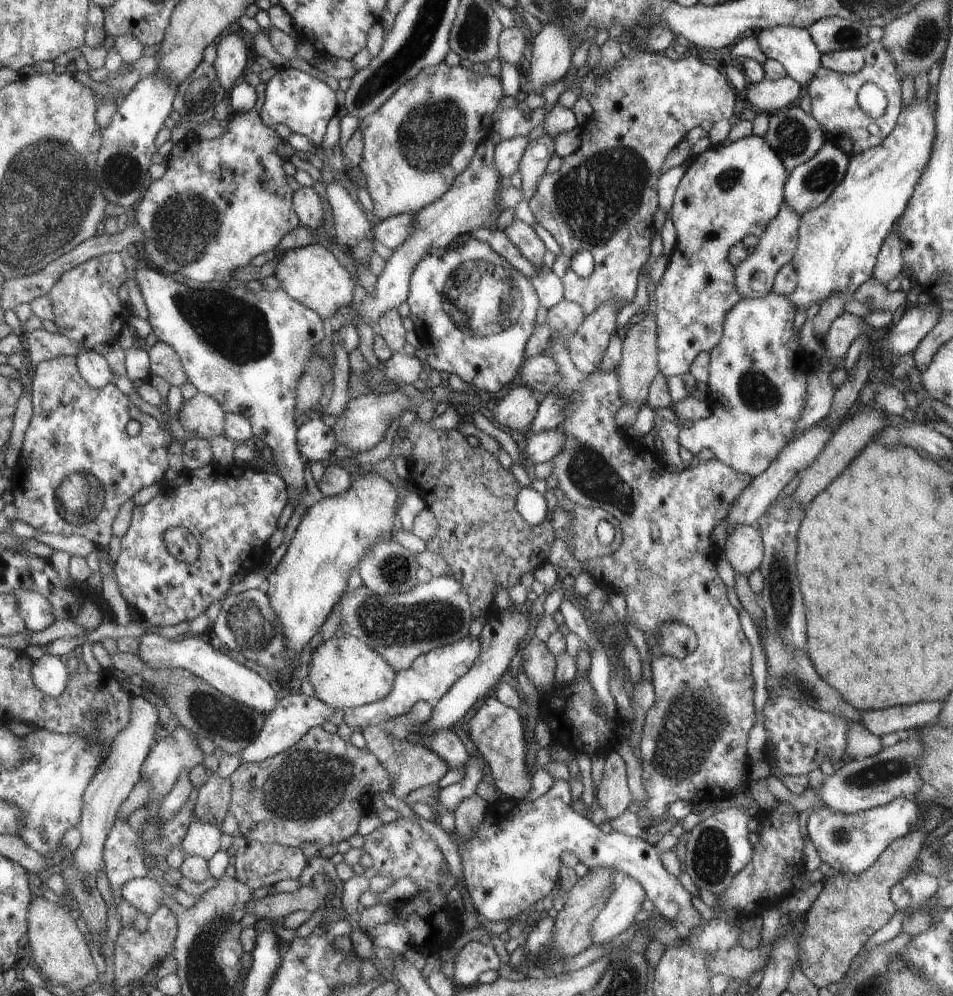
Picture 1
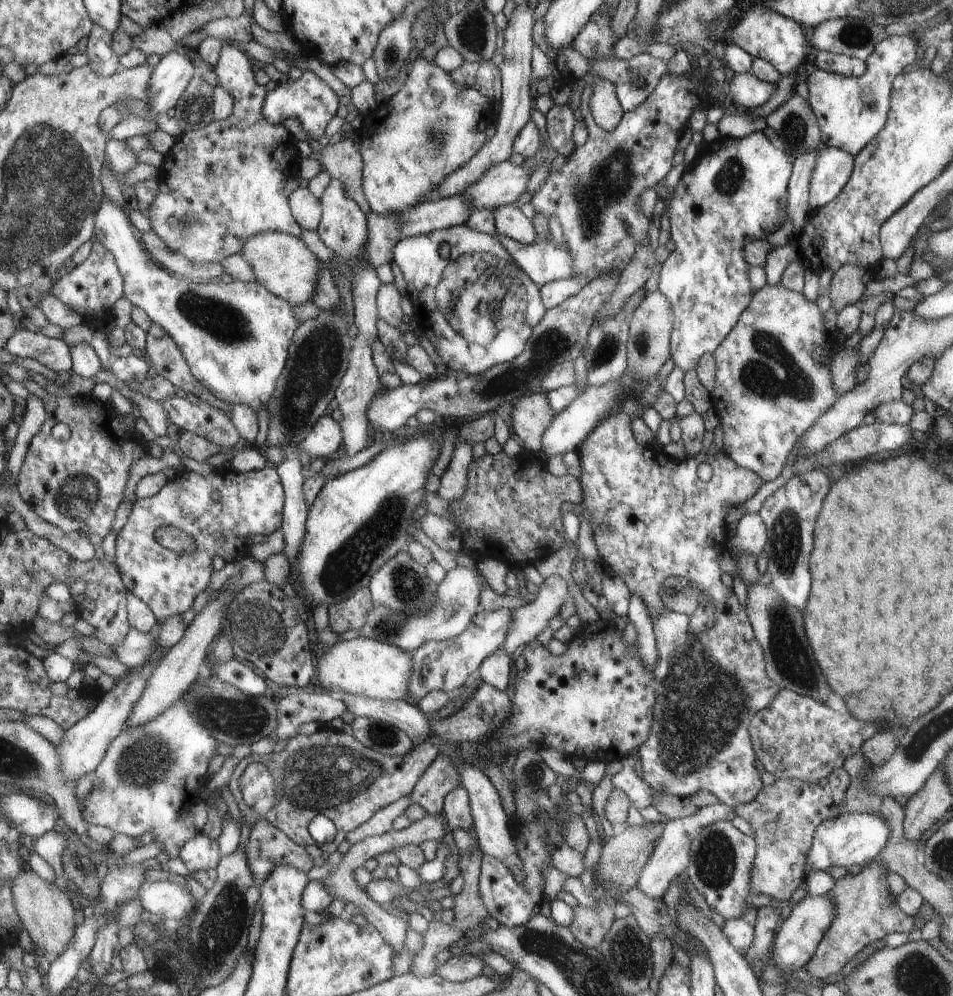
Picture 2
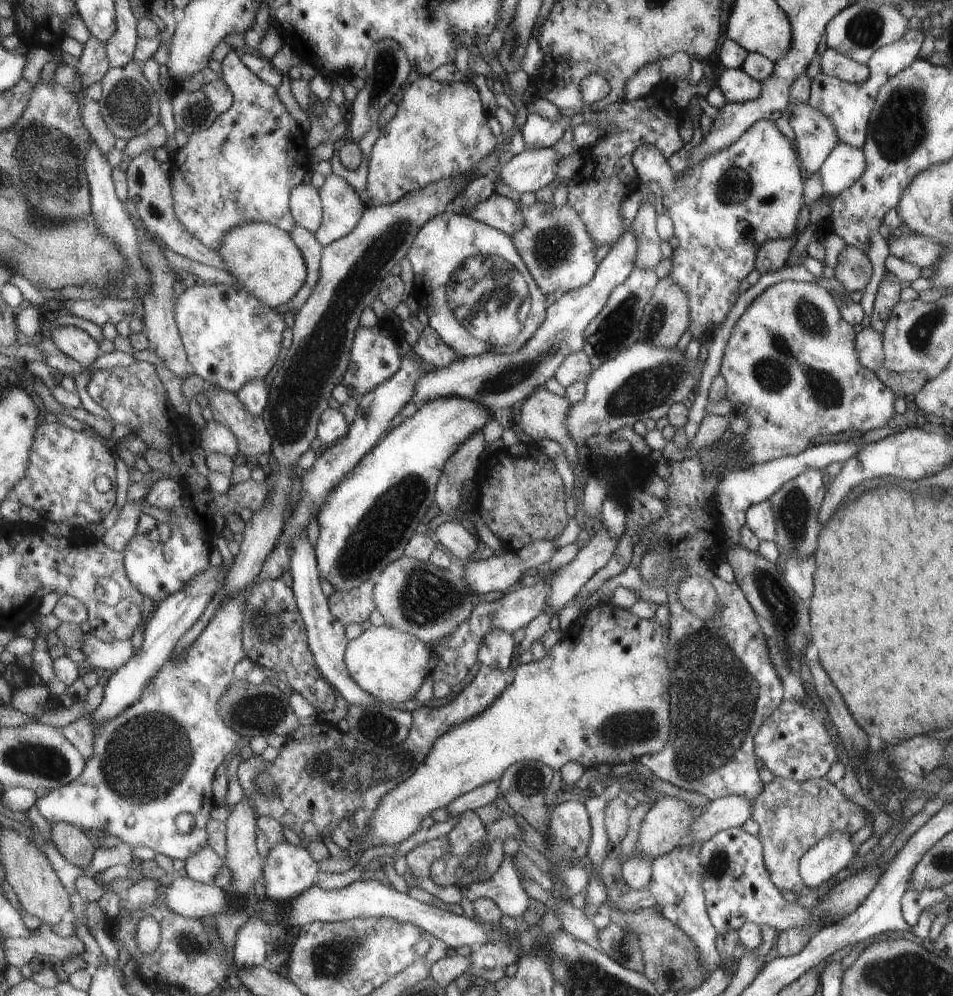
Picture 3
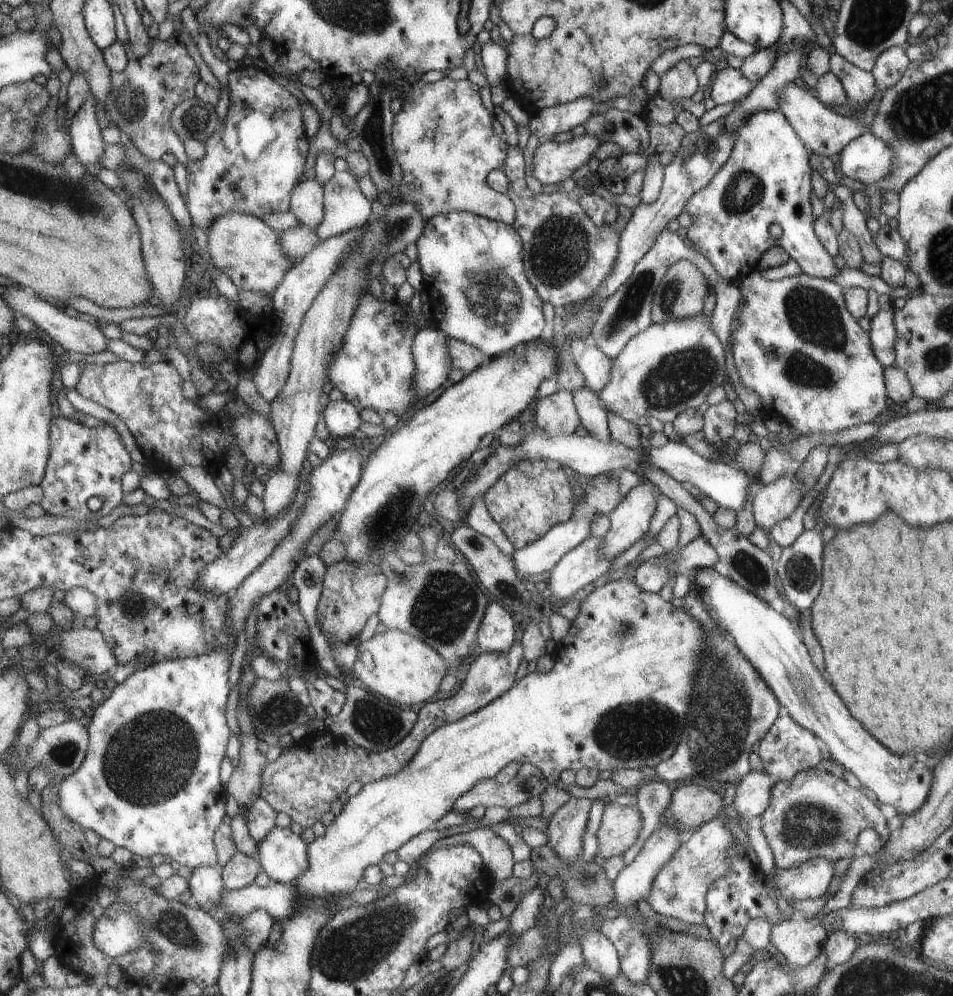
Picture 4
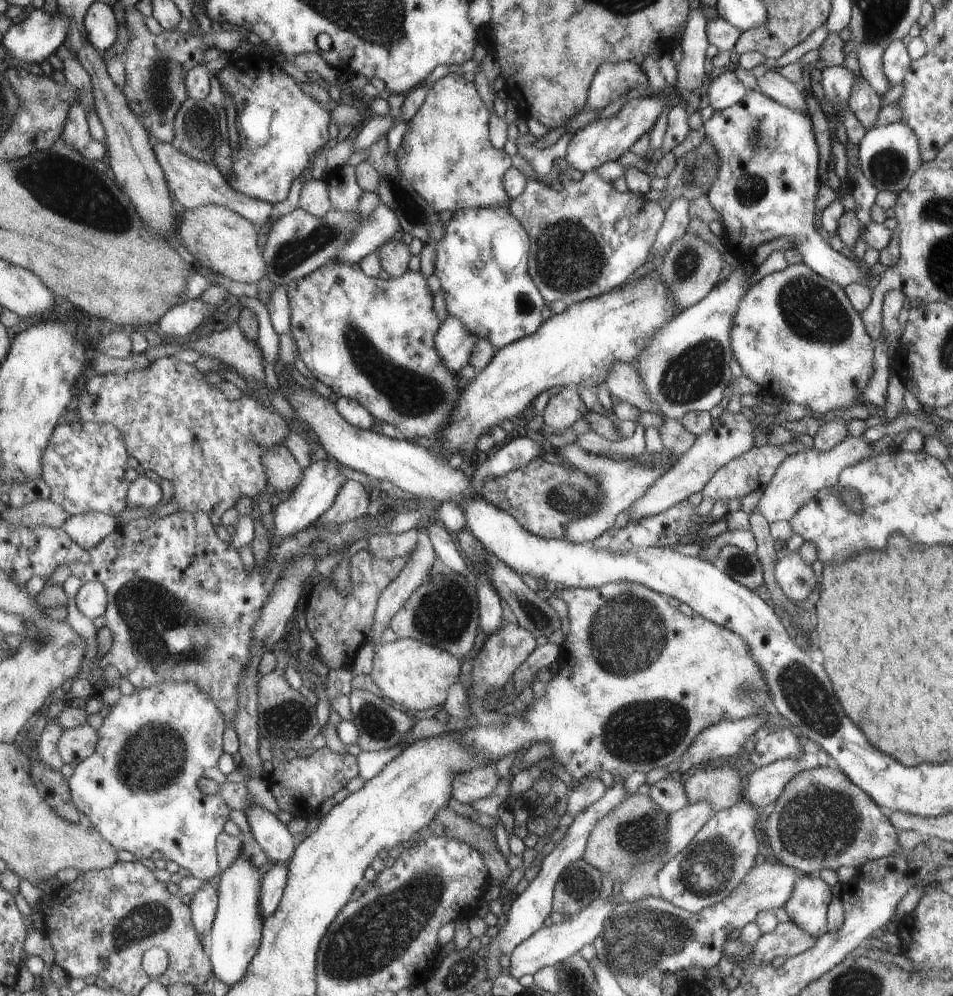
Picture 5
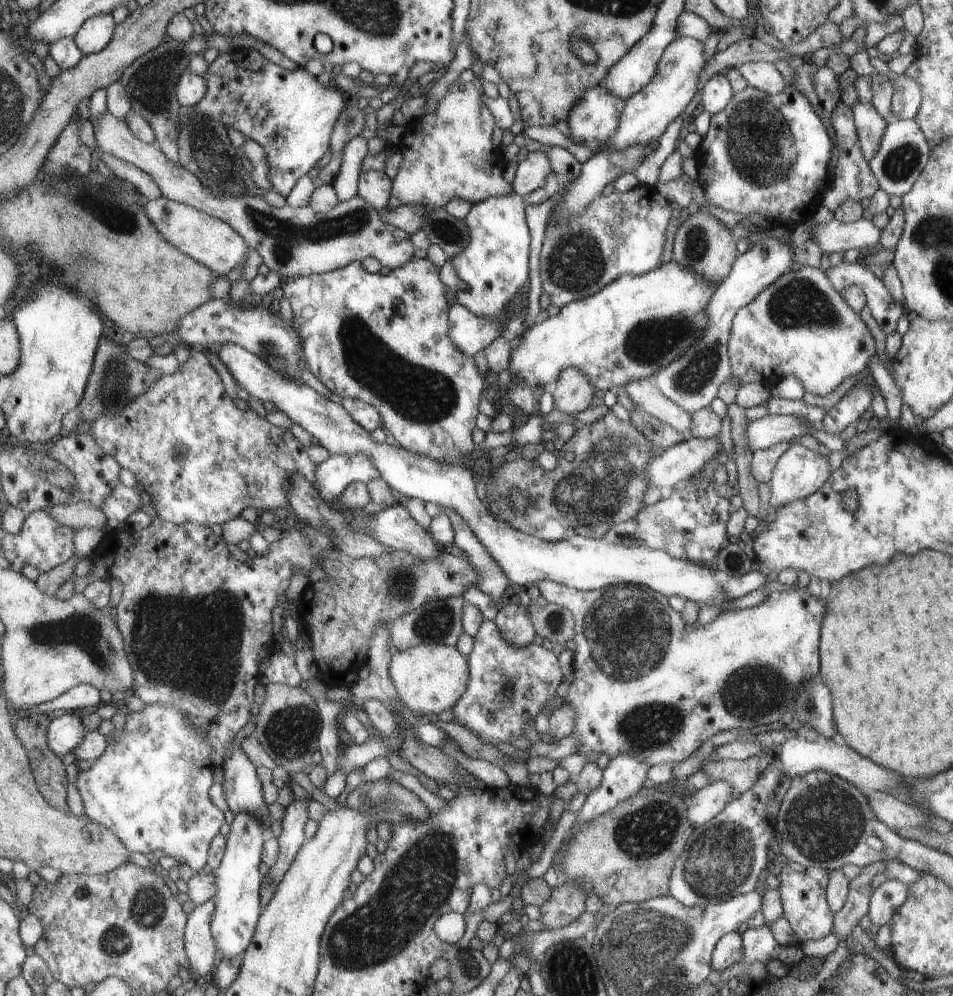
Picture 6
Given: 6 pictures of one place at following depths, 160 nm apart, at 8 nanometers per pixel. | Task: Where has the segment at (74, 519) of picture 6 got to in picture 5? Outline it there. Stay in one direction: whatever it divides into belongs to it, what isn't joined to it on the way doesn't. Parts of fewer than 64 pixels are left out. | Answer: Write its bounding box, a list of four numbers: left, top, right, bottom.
[1,499,73,528]

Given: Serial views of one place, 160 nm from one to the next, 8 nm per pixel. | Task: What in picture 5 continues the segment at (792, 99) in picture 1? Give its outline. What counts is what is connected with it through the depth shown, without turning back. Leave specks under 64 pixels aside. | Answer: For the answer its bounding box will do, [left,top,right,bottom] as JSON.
[708,72,746,110]

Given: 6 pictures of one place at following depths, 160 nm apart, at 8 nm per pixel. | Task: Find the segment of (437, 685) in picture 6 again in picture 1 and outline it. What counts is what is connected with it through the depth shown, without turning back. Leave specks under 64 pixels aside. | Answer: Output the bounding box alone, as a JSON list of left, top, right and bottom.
[309,636,395,709]

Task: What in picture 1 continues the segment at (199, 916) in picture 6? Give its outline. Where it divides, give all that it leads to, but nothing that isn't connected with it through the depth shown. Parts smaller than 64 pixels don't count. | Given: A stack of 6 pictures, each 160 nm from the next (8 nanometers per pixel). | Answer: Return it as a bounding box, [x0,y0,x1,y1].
[182,819,221,861]

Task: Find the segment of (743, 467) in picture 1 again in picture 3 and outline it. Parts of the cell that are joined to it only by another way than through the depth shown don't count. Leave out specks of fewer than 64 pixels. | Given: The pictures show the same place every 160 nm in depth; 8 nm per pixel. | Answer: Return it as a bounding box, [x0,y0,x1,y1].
[719,280,895,466]

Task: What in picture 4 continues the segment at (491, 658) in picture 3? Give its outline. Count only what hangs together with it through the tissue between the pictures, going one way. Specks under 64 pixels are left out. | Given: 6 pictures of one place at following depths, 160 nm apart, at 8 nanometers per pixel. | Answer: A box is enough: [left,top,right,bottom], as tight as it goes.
[476,603,515,653]

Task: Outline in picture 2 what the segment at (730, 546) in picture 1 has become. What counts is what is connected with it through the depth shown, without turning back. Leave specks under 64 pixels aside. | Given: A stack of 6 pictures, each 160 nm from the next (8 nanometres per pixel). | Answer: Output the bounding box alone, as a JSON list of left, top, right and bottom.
[725,512,767,558]

